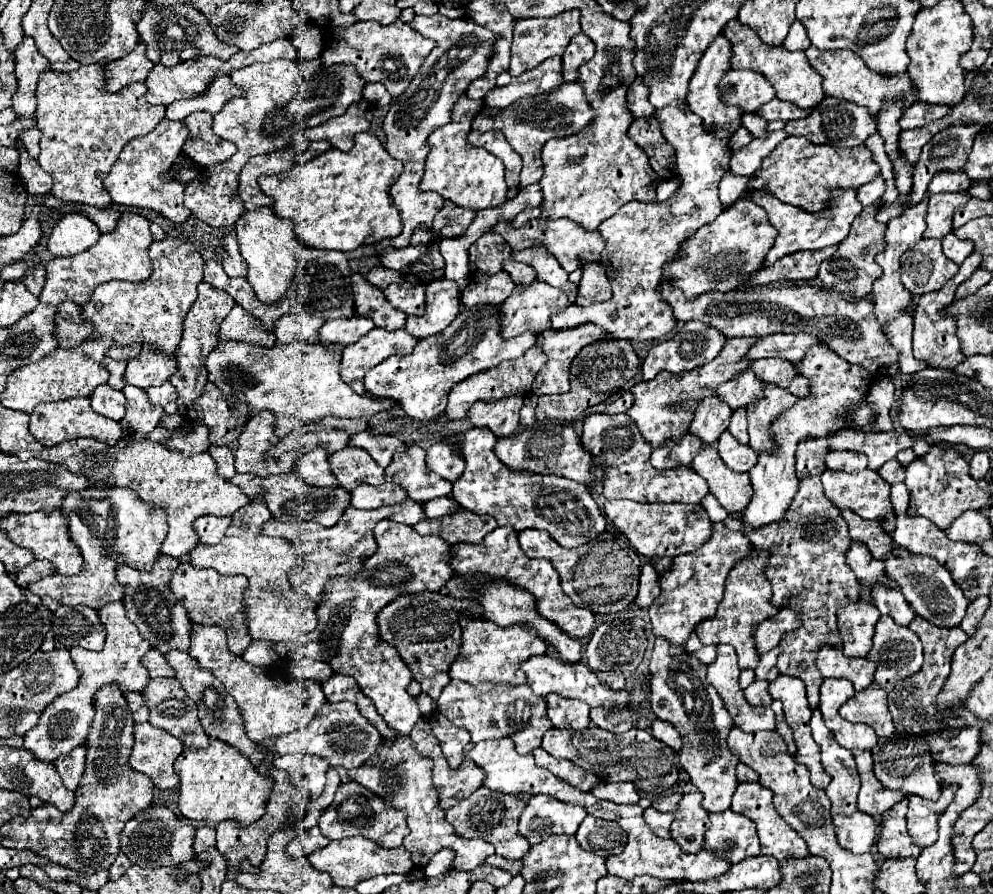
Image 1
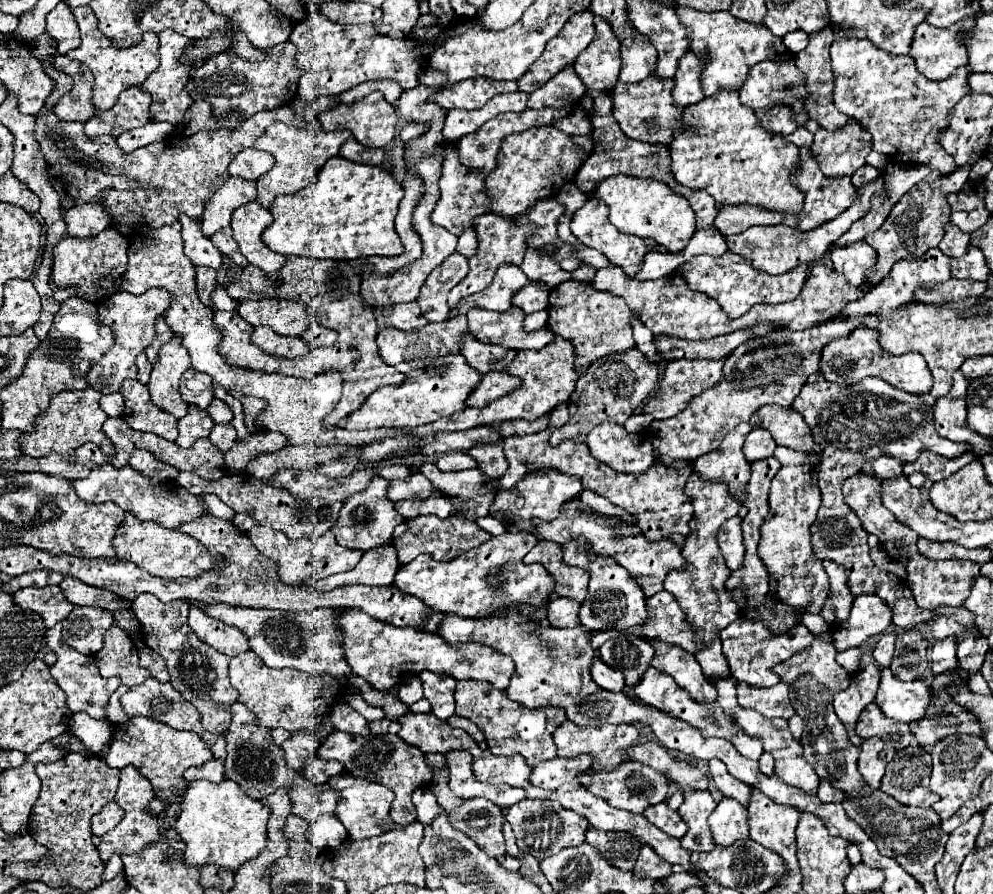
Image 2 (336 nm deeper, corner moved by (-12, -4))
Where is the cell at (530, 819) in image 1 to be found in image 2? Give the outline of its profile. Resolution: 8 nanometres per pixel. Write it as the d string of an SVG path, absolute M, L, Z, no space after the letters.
M524 799L510 809L506 809L506 819L510 821L518 849L524 853L530 853L536 859L546 859L550 855L556 855L564 847L576 847L584 841L584 833L588 829L586 819L582 819L578 813L570 809L560 809L556 813L544 813L532 817L532 799Z

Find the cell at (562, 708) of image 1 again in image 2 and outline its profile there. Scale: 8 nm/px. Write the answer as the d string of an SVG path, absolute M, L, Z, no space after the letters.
M564 721L556 731L554 731L554 743L558 747L560 757L574 757L580 753L588 753L594 757L594 769L616 769L624 757L624 749L632 747L638 743L638 729L634 725L604 725L604 727L580 727L572 721Z

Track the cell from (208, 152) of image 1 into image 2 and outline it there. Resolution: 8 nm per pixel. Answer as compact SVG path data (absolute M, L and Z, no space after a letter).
M242 149L228 165L230 175L238 175L248 181L256 181L274 165L274 157L270 153L258 149Z

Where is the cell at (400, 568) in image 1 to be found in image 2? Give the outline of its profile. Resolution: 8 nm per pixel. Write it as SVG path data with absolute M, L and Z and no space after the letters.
M224 603L218 605L200 605L208 615L214 619L220 619L228 625L238 627L244 635L248 635L250 649L264 661L264 665L274 669L300 669L306 673L328 673L336 679L344 677L358 685L364 701L372 707L380 707L386 713L386 719L398 721L404 713L408 713L408 705L398 699L398 695L390 691L374 691L370 683L366 683L362 677L354 675L350 671L350 665L346 663L344 651L342 651L342 631L336 625L342 613L348 609L332 609L332 607L320 607L310 611L280 611L280 609L248 609L248 607L228 607Z

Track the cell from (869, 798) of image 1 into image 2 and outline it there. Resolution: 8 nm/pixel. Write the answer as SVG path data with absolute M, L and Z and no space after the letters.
M872 737L866 739L860 745L860 757L858 757L858 771L864 777L864 781L872 787L872 789L880 789L880 781L884 775L884 767L886 767L886 759L880 759L880 751L885 747L885 741Z

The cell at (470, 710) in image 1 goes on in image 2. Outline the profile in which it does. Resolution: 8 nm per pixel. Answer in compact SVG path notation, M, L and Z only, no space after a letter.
M466 679L458 681L456 685L456 715L474 721L484 731L488 747L494 755L520 753L530 767L536 767L538 763L554 759L558 755L552 733L558 725L566 721L566 713L560 707L526 709L520 703L508 699L506 691L498 691L496 687L490 687L490 683Z

